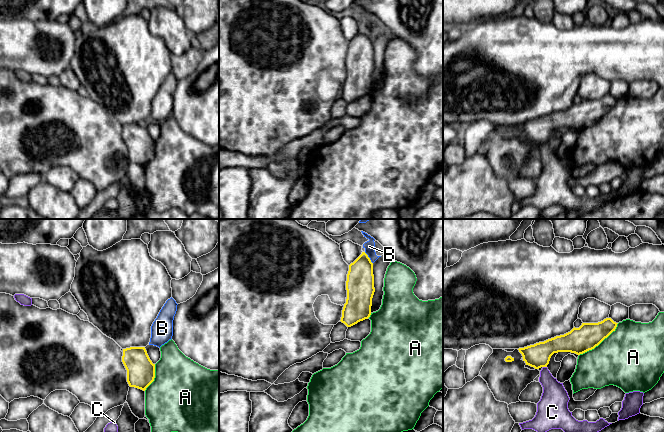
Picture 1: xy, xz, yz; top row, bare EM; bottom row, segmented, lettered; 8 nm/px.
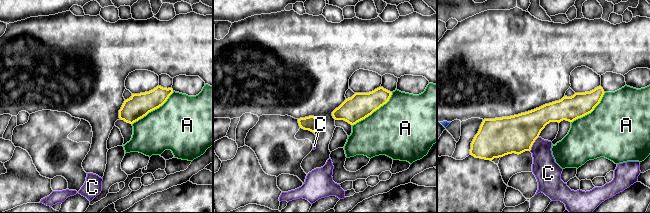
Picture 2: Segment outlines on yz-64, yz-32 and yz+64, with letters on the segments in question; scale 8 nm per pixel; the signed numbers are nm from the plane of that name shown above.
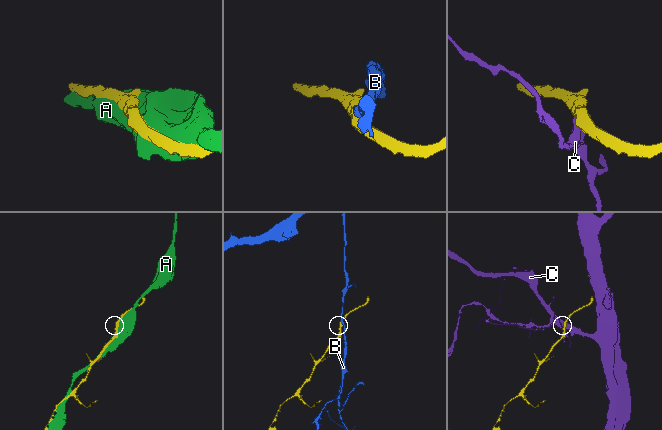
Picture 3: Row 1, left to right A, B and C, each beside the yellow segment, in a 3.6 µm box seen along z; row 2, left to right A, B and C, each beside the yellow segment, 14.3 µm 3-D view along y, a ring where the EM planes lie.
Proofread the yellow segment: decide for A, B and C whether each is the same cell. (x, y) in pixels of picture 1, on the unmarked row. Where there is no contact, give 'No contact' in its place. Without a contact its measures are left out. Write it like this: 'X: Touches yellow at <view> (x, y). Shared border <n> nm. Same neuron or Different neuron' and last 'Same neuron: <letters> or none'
A: Touches yellow at yz (599, 119). Shared border 420 nm. Different neuron
B: Touches yellow at xz (369, 34). Shared border 120 nm. Different neuron
C: Touches yellow at yz (545, 142). Shared border 30 nm. Different neuron
Same neuron: none

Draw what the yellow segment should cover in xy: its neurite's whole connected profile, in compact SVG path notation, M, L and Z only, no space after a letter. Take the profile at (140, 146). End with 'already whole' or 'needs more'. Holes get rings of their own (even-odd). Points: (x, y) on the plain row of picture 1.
M145 123L123 125L122 138L127 146L130 163L143 167L154 157L155 140L150 136Z; already whole

